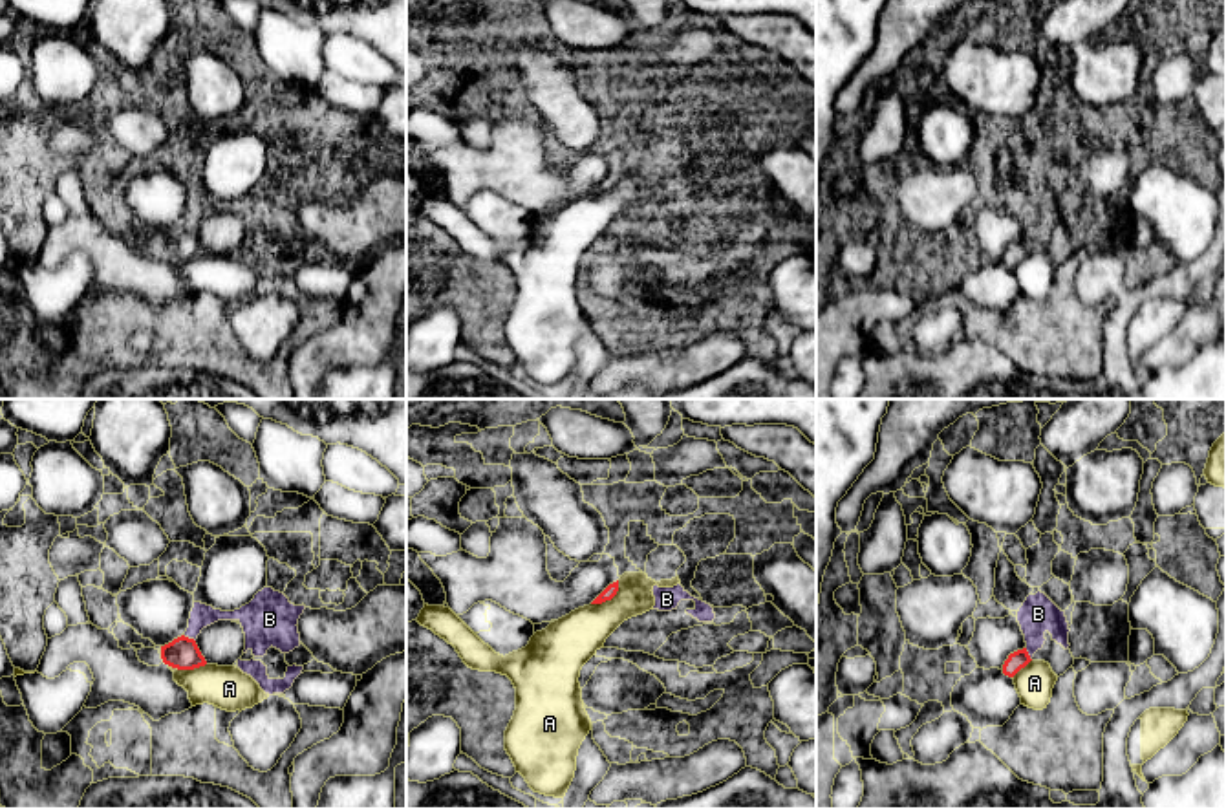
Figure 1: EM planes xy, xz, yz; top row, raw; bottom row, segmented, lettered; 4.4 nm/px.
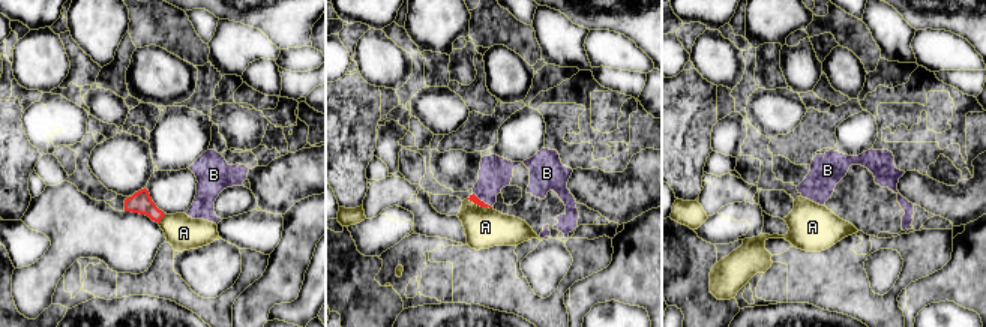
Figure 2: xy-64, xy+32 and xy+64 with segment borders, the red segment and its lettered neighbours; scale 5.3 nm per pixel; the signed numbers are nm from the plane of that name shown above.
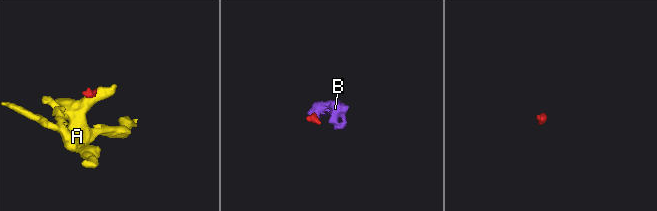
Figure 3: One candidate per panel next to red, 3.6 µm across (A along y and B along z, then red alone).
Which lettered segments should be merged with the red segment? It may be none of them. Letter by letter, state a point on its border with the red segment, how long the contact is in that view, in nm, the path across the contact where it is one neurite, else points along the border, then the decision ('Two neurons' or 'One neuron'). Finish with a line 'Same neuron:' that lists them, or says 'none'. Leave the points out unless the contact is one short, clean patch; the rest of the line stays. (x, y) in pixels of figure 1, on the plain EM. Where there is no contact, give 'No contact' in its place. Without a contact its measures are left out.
A: Touches red at xz (610, 189). Shared border 170 nm. Boundary: xz (619, 171), (619, 180), (610, 189), (591, 194). Two neurons
B: Touches red at xy (187, 227). Shared border 60 nm. One neuron
Same neuron: B

